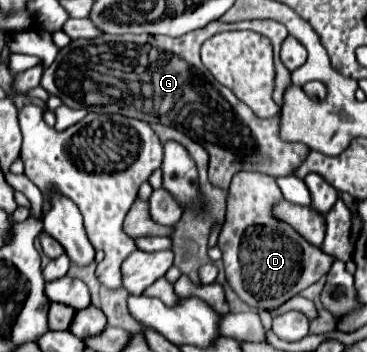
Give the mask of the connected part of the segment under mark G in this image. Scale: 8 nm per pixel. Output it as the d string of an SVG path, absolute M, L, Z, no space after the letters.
M212 21L202 29L186 33L182 37L164 35L100 35L94 39L76 39L62 47L54 63L42 75L42 87L62 99L66 107L86 109L96 113L118 113L124 117L140 119L174 127L210 153L210 181L216 187L228 189L232 177L238 171L258 171L264 175L286 177L308 155L308 147L302 143L284 143L278 137L280 117L260 119L244 105L230 89L220 85L212 73L200 61L200 47L206 39L218 31L254 31L272 41L274 47L274 101L282 105L286 87L290 85L290 71L280 61L280 45L288 37L288 31L278 21L240 21L222 23Z

